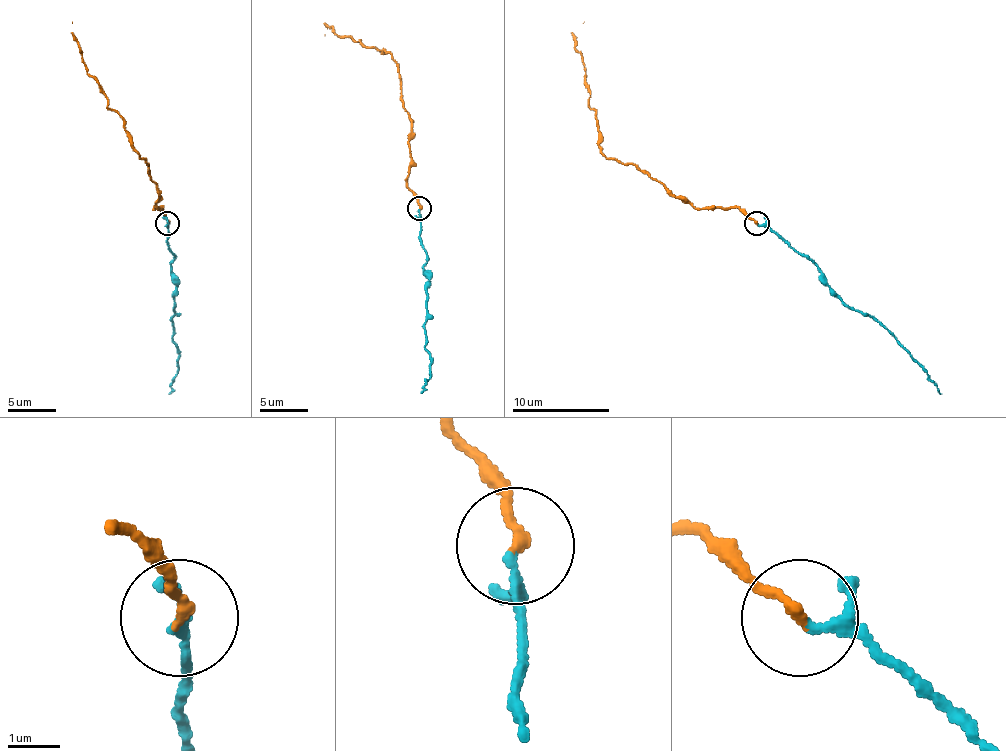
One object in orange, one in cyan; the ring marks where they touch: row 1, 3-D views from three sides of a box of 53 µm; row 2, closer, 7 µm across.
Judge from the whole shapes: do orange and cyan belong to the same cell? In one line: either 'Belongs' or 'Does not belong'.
Belongs

